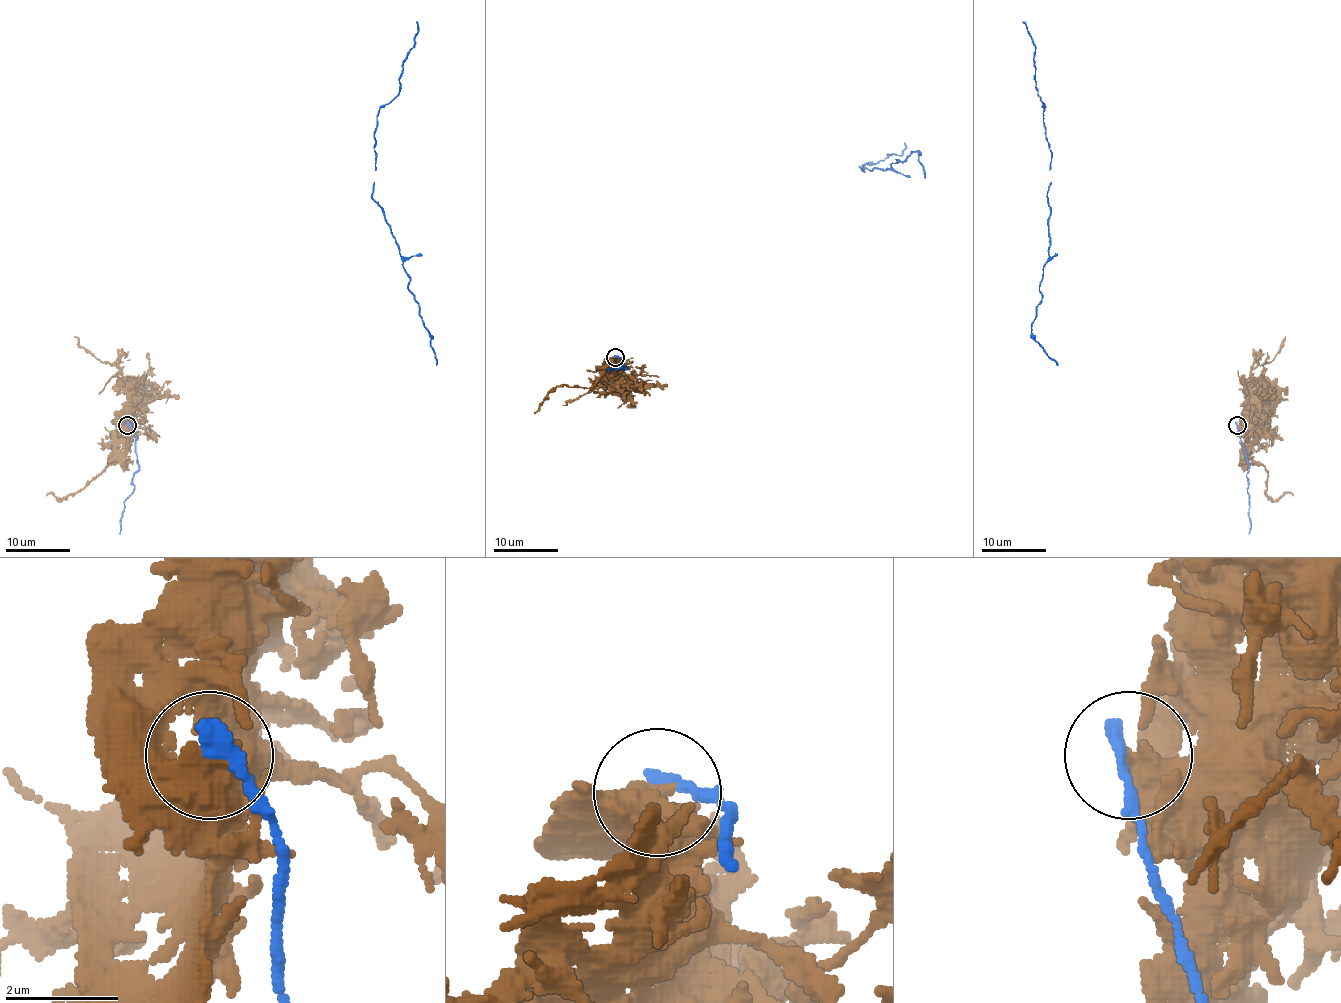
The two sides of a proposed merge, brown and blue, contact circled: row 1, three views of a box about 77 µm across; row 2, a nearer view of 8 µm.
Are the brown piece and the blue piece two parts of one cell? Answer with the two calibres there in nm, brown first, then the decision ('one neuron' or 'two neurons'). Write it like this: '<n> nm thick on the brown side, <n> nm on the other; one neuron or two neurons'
650 nm thick on the brown side, 300 nm on the other; two neurons

